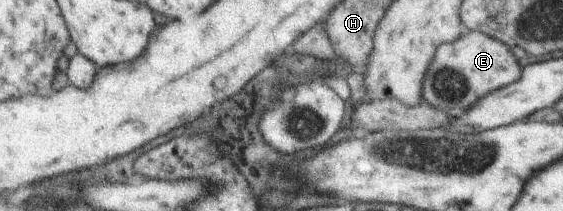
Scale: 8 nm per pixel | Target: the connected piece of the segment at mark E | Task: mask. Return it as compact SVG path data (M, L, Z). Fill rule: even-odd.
M467 30L460 39L439 47L423 85L424 101L441 110L468 110L486 96L520 81L523 67L514 59L509 45L485 34Z

